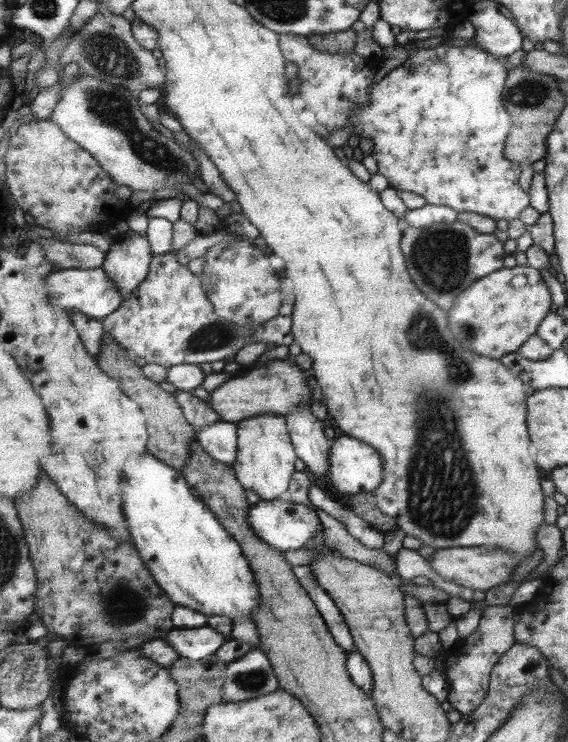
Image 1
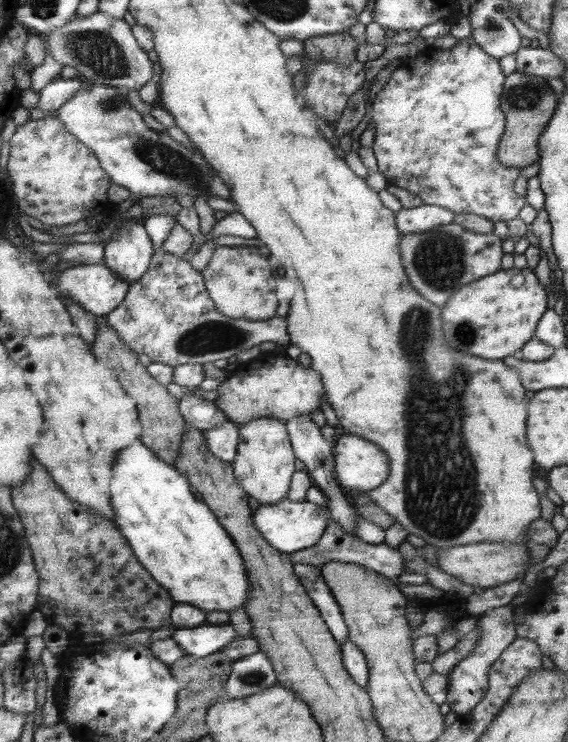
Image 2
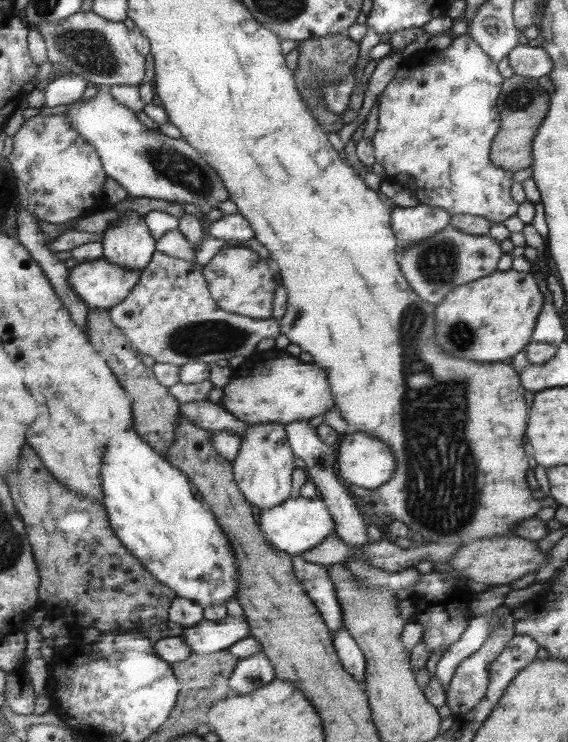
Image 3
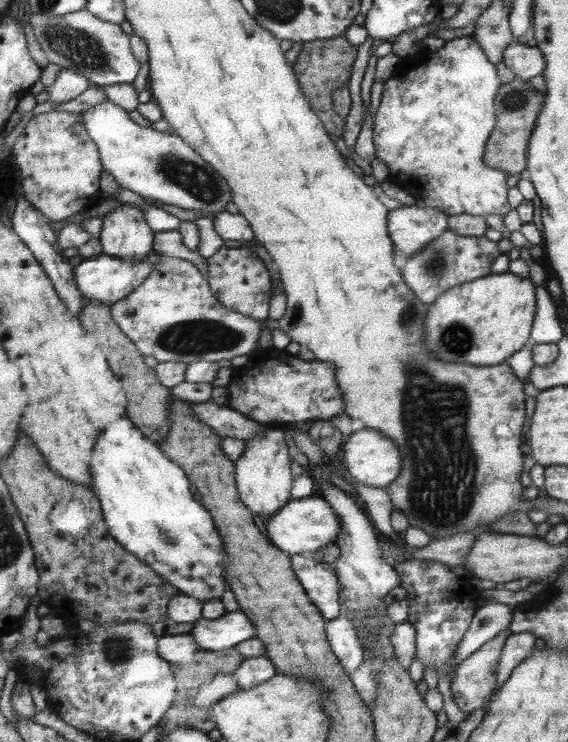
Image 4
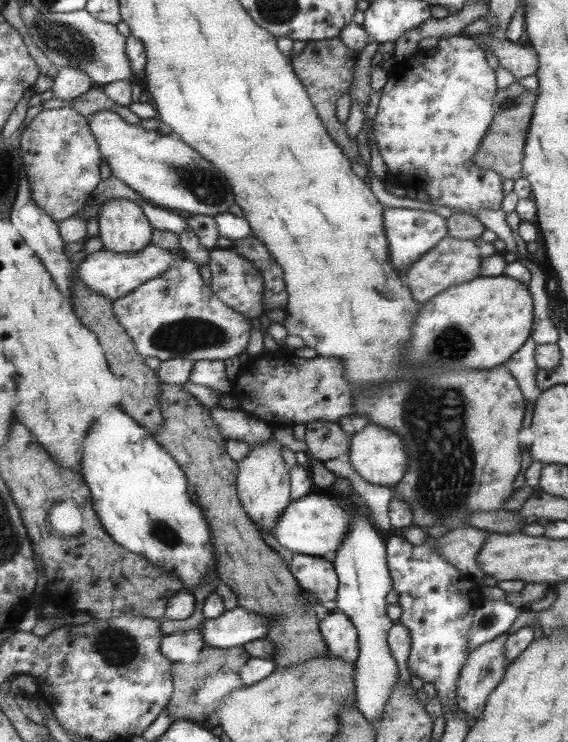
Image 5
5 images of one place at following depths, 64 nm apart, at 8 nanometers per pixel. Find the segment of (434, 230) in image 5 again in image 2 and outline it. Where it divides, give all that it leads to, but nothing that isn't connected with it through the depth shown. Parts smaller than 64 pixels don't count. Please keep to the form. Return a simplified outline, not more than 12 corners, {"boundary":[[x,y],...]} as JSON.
{"boundary":[[427,204],[394,216],[399,235],[453,223],[449,209]]}

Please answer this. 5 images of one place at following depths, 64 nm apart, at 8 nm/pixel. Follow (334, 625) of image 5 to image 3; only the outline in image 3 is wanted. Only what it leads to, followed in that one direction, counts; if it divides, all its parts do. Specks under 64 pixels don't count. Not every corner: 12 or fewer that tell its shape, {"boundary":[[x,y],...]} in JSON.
{"boundary":[[345,625],[331,632],[342,668],[364,684],[366,659]]}

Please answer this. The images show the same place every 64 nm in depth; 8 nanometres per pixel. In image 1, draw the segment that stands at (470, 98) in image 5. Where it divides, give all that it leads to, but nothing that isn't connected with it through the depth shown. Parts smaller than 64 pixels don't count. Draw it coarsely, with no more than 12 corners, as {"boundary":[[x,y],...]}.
{"boundary":[[280,34],[297,99],[388,187],[493,221],[530,203],[486,50],[376,59]]}

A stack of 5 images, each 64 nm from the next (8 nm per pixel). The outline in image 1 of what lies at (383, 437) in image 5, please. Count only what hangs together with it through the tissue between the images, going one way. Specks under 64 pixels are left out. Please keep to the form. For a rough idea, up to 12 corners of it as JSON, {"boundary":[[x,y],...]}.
{"boundary":[[338,434],[330,441],[327,488],[375,490],[382,458],[371,445]]}

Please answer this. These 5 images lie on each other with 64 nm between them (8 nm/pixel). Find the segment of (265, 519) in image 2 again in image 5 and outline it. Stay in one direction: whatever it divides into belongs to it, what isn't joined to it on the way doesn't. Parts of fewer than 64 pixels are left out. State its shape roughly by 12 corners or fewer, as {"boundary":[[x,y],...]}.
{"boundary":[[310,492],[291,501],[273,537],[293,555],[338,552],[352,514]]}

